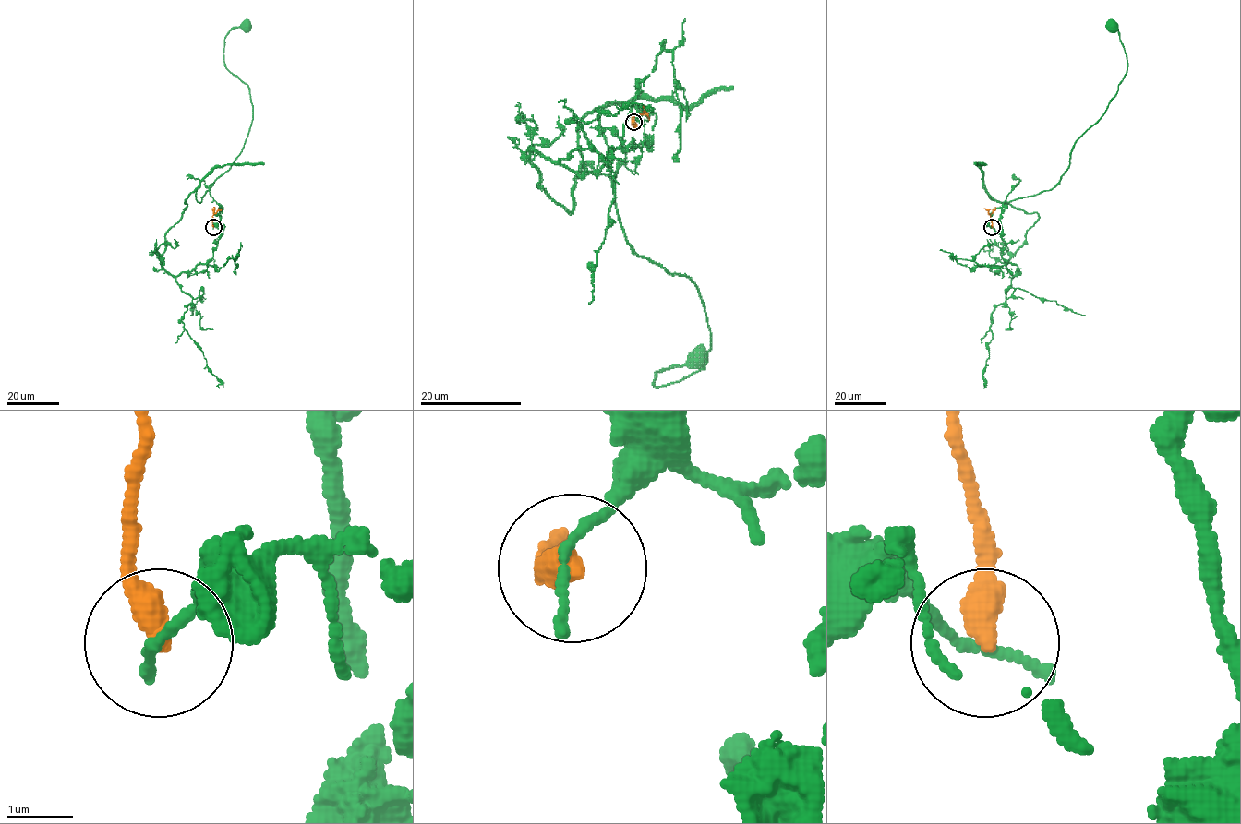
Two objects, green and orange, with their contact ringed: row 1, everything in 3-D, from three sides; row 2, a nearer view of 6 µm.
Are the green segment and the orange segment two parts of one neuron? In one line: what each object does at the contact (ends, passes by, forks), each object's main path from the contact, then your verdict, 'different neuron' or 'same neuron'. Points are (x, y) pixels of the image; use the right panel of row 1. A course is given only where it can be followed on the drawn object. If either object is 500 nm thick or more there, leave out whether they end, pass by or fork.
green ends | orange ends | green via (992, 227), (1014, 276), (1006, 261), (1038, 215), (986, 191), (1012, 201), (1060, 180), (1125, 76), (1114, 27) | orange via (992, 227), (989, 214), (991, 208) | different neuron

